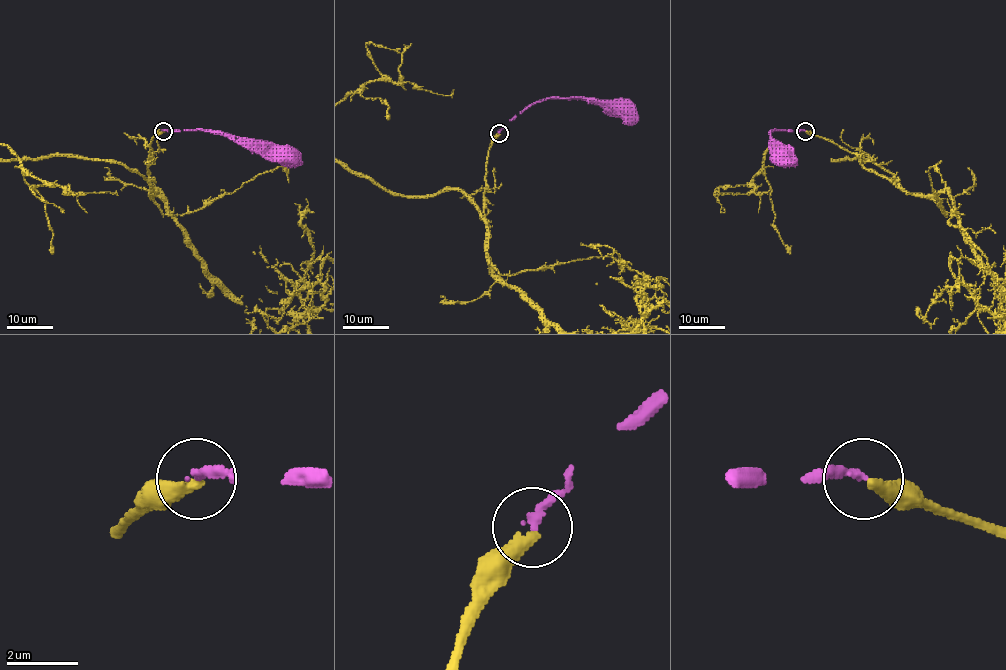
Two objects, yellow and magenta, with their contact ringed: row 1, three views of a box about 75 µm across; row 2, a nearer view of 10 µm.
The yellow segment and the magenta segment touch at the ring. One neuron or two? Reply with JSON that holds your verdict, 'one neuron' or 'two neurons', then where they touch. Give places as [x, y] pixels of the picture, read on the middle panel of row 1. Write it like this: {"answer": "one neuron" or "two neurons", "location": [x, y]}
{"answer": "two neurons", "location": [499, 133]}

